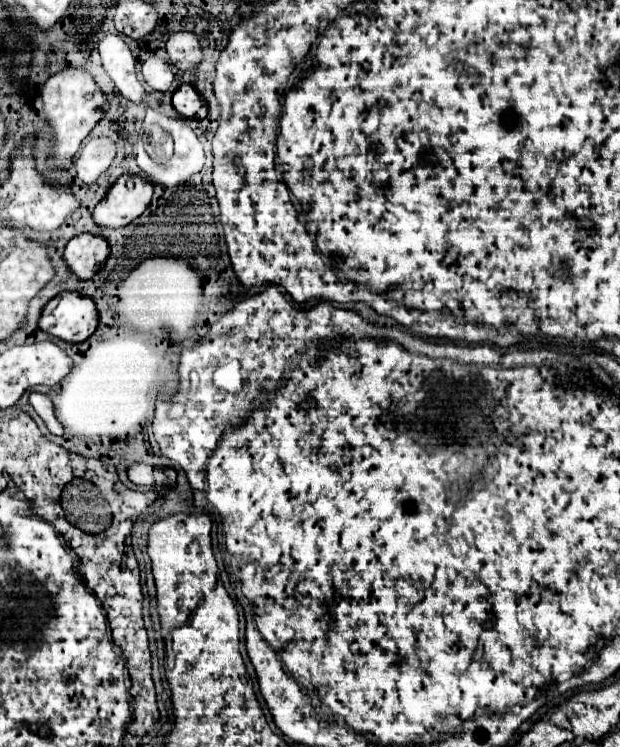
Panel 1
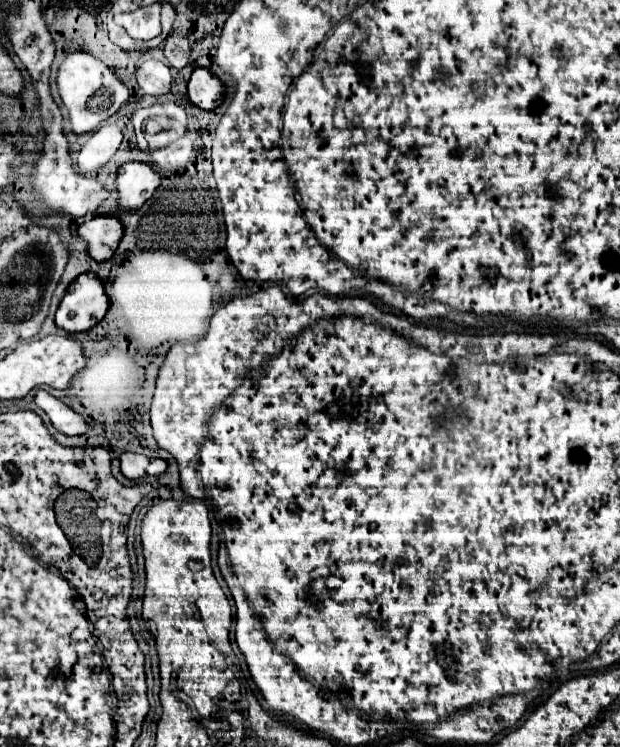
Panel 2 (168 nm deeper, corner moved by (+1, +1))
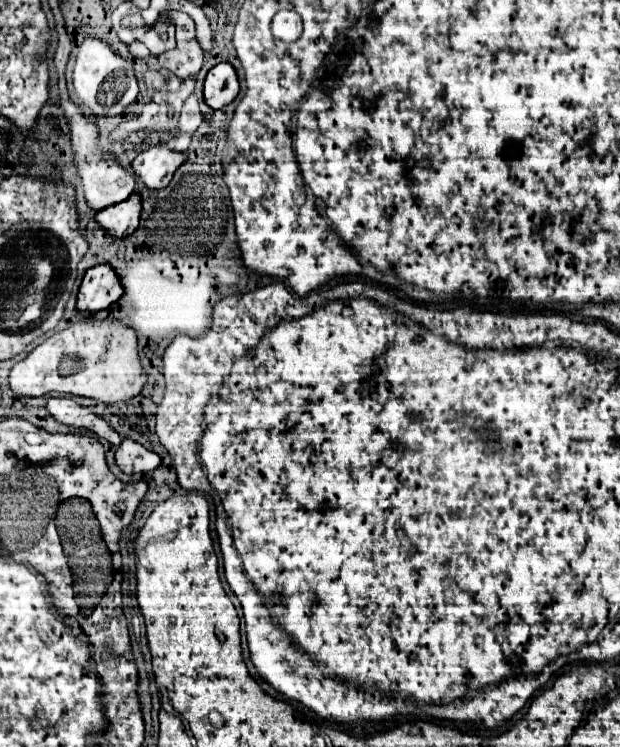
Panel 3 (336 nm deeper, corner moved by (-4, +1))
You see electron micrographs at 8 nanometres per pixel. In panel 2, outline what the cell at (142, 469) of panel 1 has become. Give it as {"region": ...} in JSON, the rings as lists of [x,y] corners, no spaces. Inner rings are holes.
{"region":[[[121,454],[121,472],[127,478],[133,478],[133,480],[143,478],[147,464],[149,464],[147,456],[141,456],[141,454]]]}

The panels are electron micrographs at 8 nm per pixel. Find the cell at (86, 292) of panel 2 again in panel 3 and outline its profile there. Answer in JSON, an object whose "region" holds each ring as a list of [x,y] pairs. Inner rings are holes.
{"region":[[[110,264],[94,266],[86,272],[82,280],[76,308],[80,312],[106,310],[110,304],[114,304],[122,296],[122,292],[124,288],[120,284],[120,278]]]}

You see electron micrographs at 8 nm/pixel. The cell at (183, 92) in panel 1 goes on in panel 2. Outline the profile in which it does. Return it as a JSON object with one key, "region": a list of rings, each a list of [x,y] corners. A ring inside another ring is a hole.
{"region":[[[195,68],[187,84],[187,98],[201,110],[215,110],[223,102],[223,84],[205,68]]]}

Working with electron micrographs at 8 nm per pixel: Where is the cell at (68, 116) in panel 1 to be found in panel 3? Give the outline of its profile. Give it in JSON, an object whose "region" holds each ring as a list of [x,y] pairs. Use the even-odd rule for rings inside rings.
{"region":[[[86,36],[74,64],[74,90],[80,102],[96,116],[116,116],[126,110],[138,96],[138,80],[134,68],[122,56],[118,56],[110,44],[100,38]]]}

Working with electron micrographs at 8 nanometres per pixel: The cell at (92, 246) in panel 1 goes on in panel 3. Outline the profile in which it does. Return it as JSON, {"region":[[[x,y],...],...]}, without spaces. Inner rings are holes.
{"region":[[[134,192],[126,202],[100,210],[96,214],[96,220],[104,230],[114,234],[116,238],[126,238],[138,228],[140,212],[142,212],[142,200],[140,194]]]}

